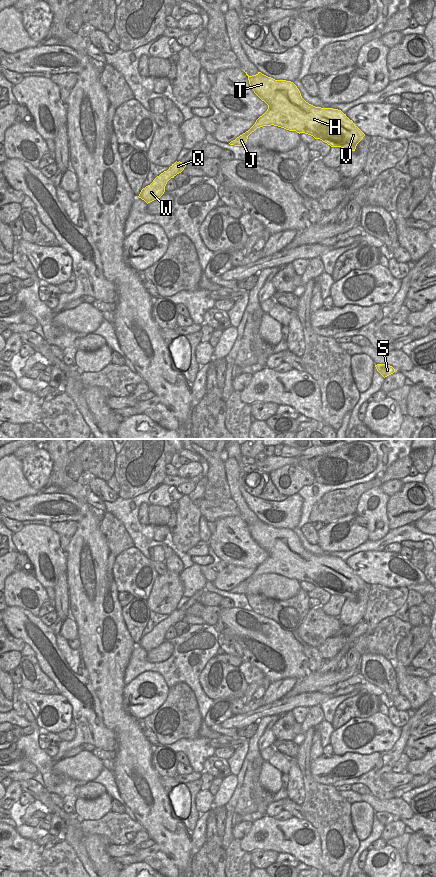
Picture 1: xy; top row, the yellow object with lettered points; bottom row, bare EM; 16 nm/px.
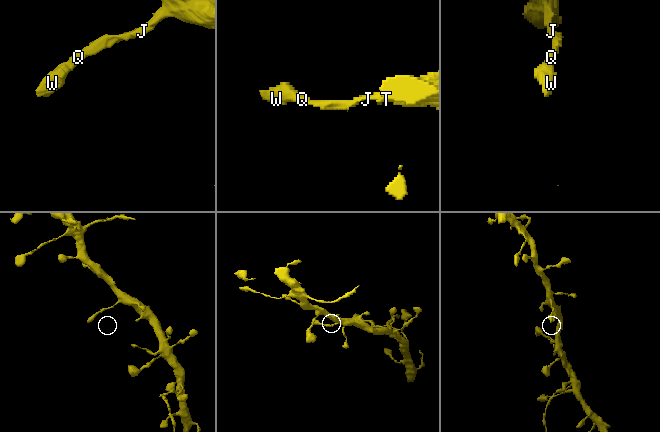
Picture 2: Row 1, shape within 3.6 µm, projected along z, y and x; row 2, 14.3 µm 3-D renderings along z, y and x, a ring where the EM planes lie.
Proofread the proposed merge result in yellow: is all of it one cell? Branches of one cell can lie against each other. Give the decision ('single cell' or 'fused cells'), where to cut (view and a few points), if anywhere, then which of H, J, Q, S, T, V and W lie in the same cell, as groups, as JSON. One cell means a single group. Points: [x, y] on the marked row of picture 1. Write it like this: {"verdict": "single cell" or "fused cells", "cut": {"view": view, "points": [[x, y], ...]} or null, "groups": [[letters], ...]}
{"verdict": "single cell", "cut": null, "groups": [["H", "J", "Q", "S", "T", "V", "W"]]}

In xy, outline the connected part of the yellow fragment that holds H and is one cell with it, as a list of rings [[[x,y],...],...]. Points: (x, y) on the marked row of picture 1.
[[[245,72],[245,73],[246,73],[246,75],[248,76],[248,80],[249,80],[249,84],[250,84],[250,86],[251,86],[251,89],[254,91],[254,93],[255,93],[262,101],[264,101],[264,102],[268,105],[268,109],[267,109],[267,111],[266,111],[262,116],[260,116],[260,117],[256,120],[255,124],[254,124],[248,131],[246,131],[245,133],[243,133],[243,134],[240,135],[239,137],[237,137],[235,140],[231,141],[231,142],[229,143],[230,145],[234,145],[234,146],[245,146],[245,143],[247,142],[248,136],[249,136],[252,132],[254,132],[257,128],[260,128],[260,127],[263,127],[263,126],[271,126],[271,125],[278,126],[278,127],[284,128],[284,129],[289,130],[289,131],[296,131],[296,132],[299,133],[299,134],[300,134],[300,133],[305,133],[305,134],[311,135],[311,136],[313,136],[315,139],[320,139],[320,140],[322,140],[323,142],[325,142],[325,143],[327,143],[328,145],[330,145],[331,147],[341,147],[341,148],[344,148],[346,151],[355,151],[357,144],[358,144],[358,143],[363,139],[363,137],[365,136],[365,134],[353,123],[353,121],[350,120],[350,119],[346,116],[346,114],[344,114],[341,110],[333,109],[333,108],[315,107],[315,106],[309,104],[308,102],[306,102],[306,101],[302,98],[299,89],[297,88],[297,86],[296,86],[293,82],[291,82],[291,81],[286,81],[286,80],[275,80],[275,79],[273,79],[273,78],[271,78],[271,77],[268,77],[268,76],[262,74],[261,72],[258,72],[256,75],[252,75],[252,76],[249,76],[249,75],[247,74],[247,72]]]

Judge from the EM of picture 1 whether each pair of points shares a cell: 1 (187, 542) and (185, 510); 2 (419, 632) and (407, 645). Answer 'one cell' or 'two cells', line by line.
1: one cell
2: one cell

